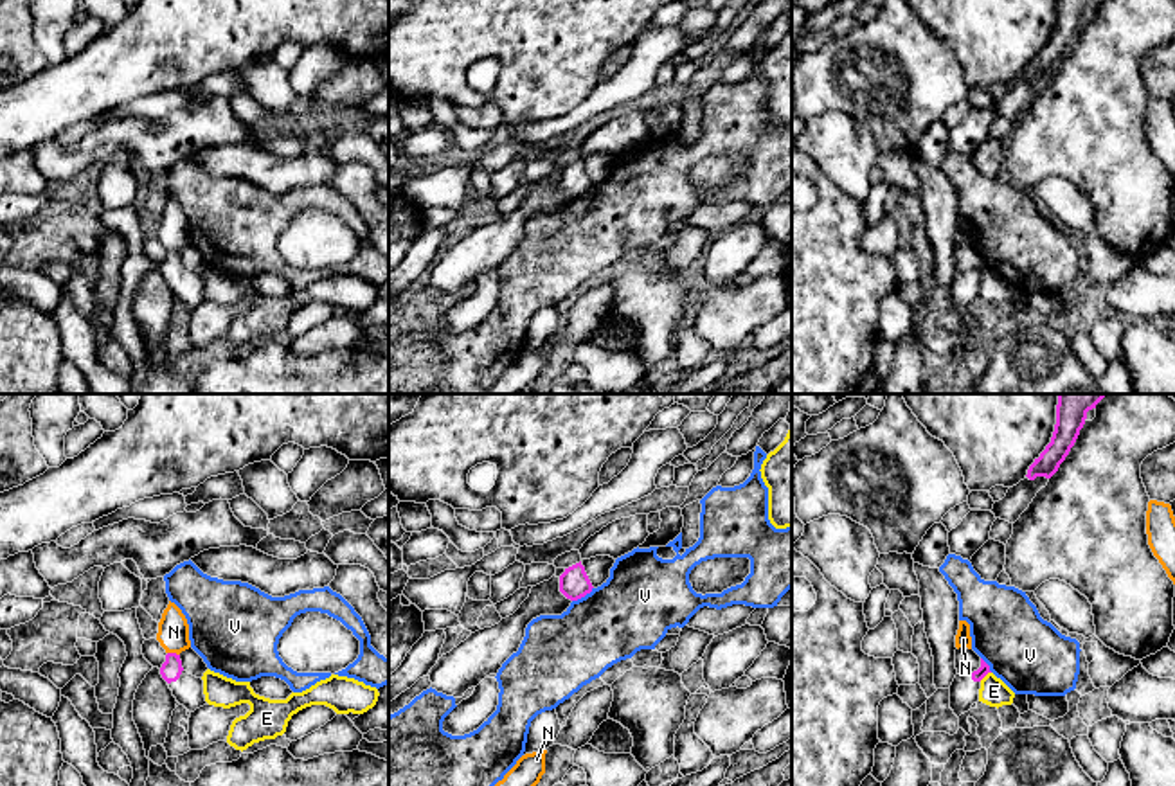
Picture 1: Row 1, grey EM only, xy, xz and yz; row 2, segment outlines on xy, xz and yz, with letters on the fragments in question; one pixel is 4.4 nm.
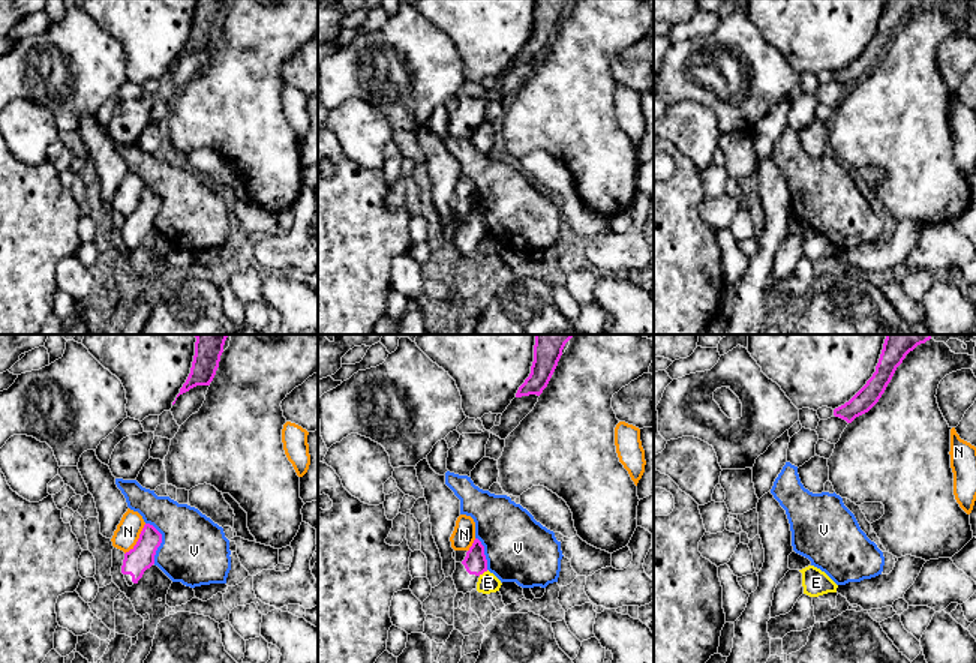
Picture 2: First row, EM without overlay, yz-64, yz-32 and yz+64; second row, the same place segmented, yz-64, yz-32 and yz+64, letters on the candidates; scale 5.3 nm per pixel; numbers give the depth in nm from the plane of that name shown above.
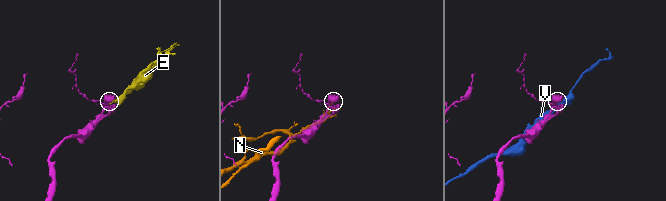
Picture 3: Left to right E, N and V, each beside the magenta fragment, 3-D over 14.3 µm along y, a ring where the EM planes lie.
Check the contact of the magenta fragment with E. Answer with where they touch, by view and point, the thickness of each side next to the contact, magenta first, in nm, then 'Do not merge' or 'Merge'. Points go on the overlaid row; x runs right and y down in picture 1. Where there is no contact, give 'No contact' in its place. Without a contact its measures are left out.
Touches magenta at yz (985, 675). Thickness 50 nm (magenta) against 120 nm. Do not merge

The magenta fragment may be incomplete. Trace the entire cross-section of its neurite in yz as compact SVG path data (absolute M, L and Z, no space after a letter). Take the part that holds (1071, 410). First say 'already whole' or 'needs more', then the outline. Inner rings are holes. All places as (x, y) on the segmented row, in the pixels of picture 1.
already whole; M1058 394L1054 432L1051 442L1029 466L1026 475L1029 480L1036 477L1051 478L1058 471L1085 424L1087 412L1096 408L1105 396L1107 394Z

